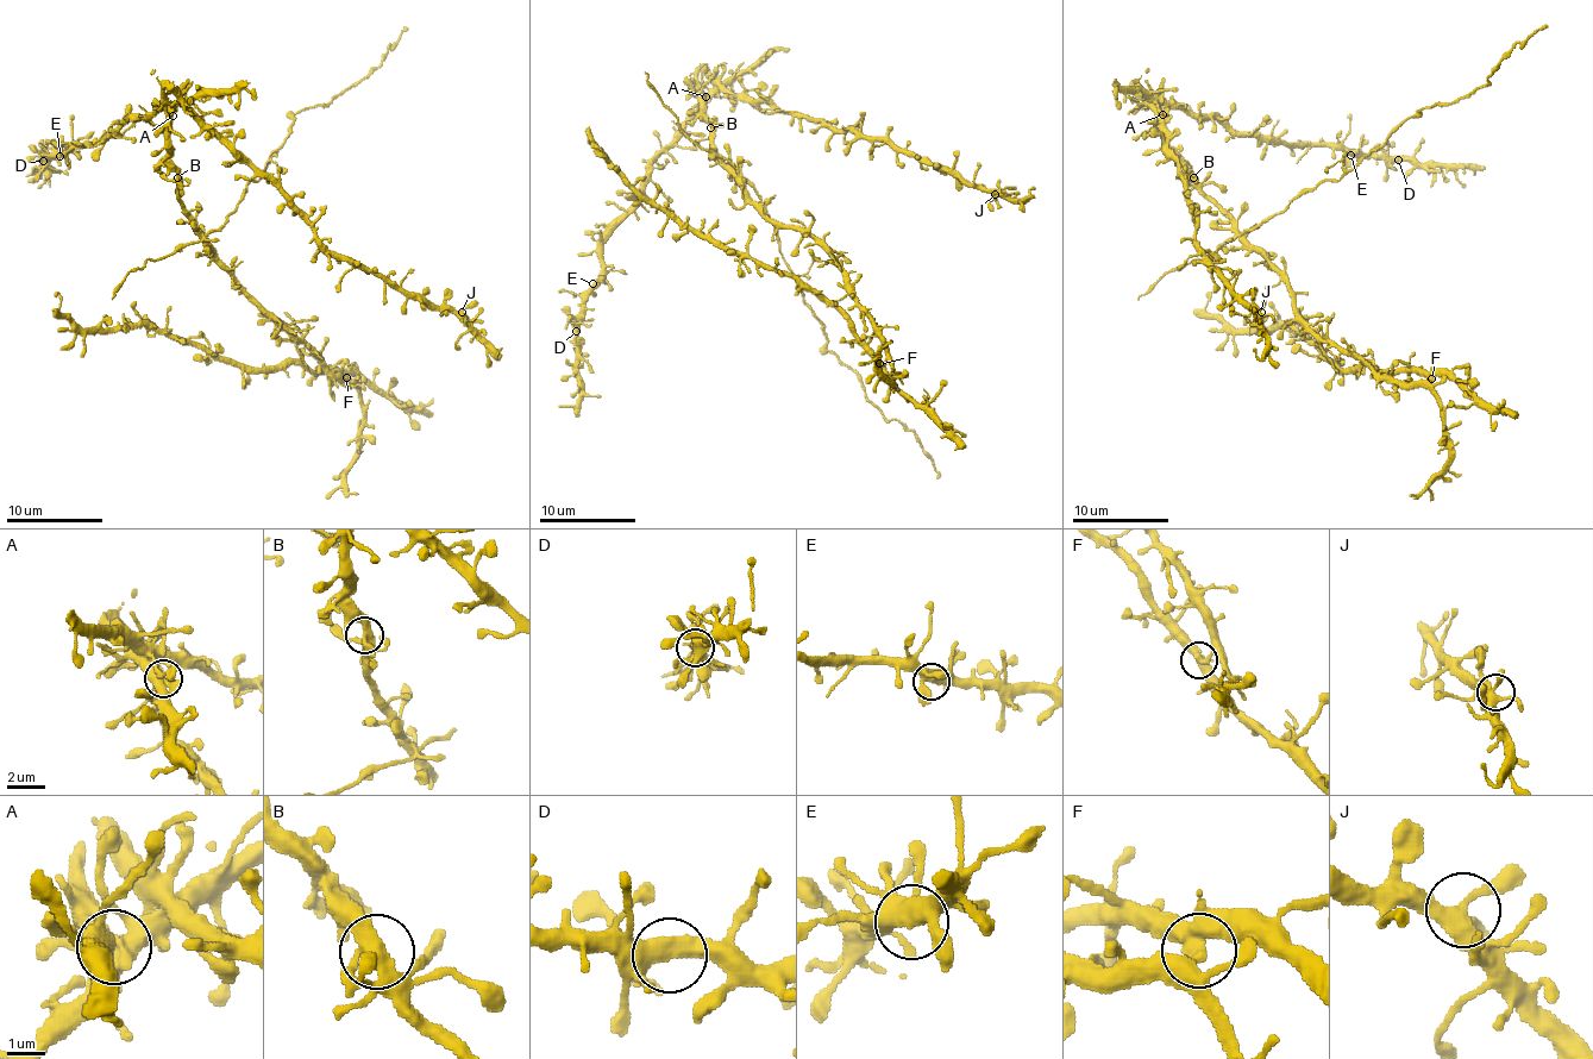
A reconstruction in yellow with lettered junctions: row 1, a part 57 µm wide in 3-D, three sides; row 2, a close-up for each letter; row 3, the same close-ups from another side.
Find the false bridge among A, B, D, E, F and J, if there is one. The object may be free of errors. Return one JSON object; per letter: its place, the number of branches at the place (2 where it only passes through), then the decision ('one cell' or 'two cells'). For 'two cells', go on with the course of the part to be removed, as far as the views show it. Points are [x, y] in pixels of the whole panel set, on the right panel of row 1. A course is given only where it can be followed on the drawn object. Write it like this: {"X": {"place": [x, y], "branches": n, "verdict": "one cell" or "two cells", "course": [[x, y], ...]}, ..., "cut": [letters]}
{"A": {"place": [1162, 114], "branches": 3, "verdict": "one cell"}, "B": {"place": [1193, 177], "branches": 2, "verdict": "one cell"}, "D": {"place": [1398, 160], "branches": 3, "verdict": "one cell"}, "E": {"place": [1350, 155], "branches": 3, "verdict": "one cell"}, "F": {"place": [1431, 378], "branches": 3, "verdict": "two cells", "course": [[1432, 380], [1417, 373], [1381, 373], [1374, 365], [1343, 370], [1290, 326], [1229, 329], [1205, 309], [1205, 293]]}, "J": {"place": [1261, 312], "branches": 4, "verdict": "one cell"}, "cut": ["F"]}

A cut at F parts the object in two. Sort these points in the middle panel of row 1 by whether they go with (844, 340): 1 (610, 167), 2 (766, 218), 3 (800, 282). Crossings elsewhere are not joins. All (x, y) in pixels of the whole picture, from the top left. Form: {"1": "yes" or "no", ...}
{"1": "yes", "2": "no", "3": "yes"}

